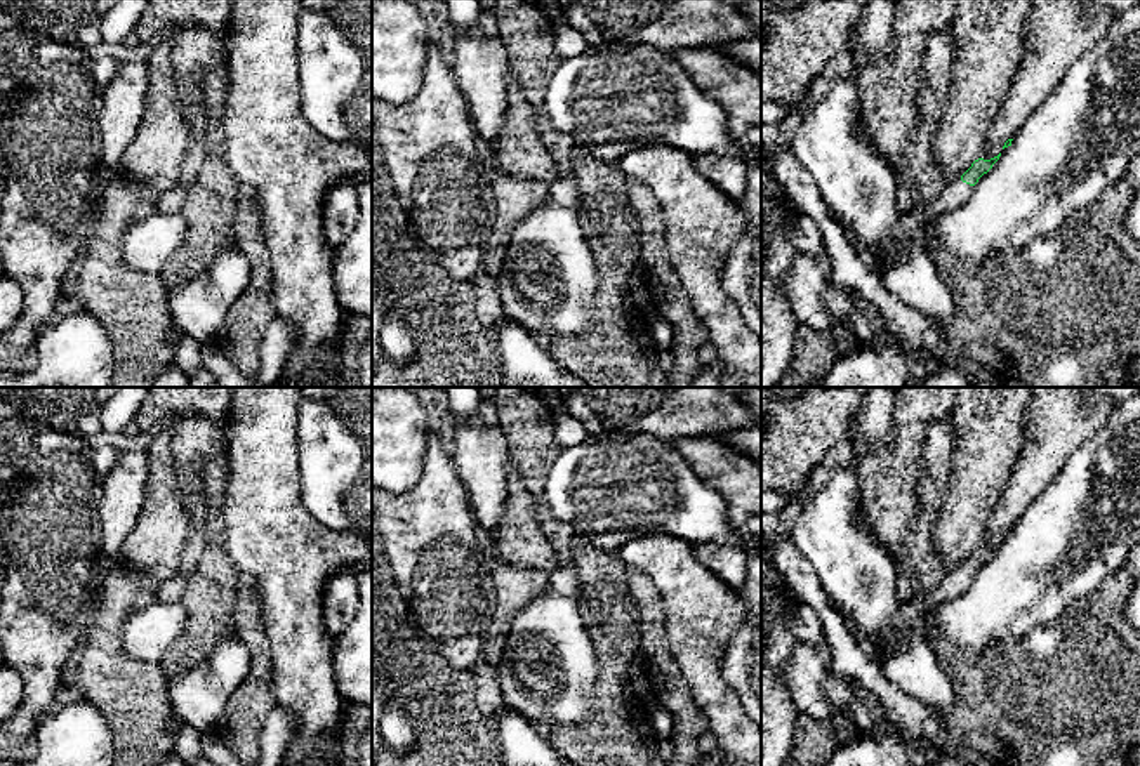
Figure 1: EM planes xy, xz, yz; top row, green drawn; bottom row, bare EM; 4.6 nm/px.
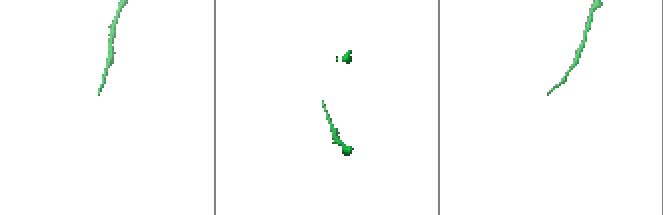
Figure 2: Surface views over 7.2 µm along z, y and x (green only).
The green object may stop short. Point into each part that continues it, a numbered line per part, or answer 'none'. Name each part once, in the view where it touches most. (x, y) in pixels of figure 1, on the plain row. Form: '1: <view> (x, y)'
1: yz (911, 614)

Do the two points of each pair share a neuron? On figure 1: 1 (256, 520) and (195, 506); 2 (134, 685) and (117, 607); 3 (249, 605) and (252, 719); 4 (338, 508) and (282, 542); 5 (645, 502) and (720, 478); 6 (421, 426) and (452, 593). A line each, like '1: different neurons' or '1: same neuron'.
1: different neurons
2: same neuron
3: same neuron
4: different neurons
5: different neurons
6: different neurons

